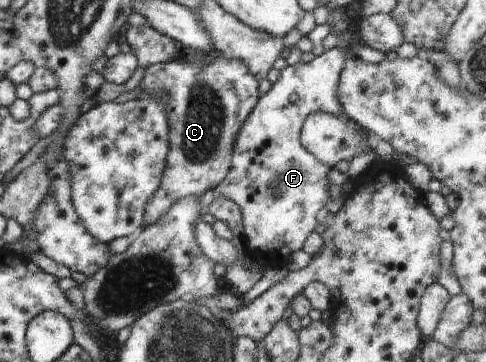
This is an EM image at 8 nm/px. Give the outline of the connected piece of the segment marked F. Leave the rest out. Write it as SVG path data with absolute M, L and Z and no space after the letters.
M358 39L352 40L349 46L349 49L336 46L316 56L311 62L299 62L280 70L277 82L272 84L264 96L259 97L241 127L232 152L231 168L223 182L214 188L215 198L233 200L239 206L244 226L245 256L264 269L274 266L286 267L291 262L291 254L302 249L303 242L319 225L315 218L317 212L331 199L328 190L331 183L327 180L327 172L331 168L322 164L301 144L300 132L304 120L317 111L325 111L338 117L345 115L338 99L338 86L344 62L348 61L349 57L359 57L370 63L381 62L386 57L386 53L373 50Z

